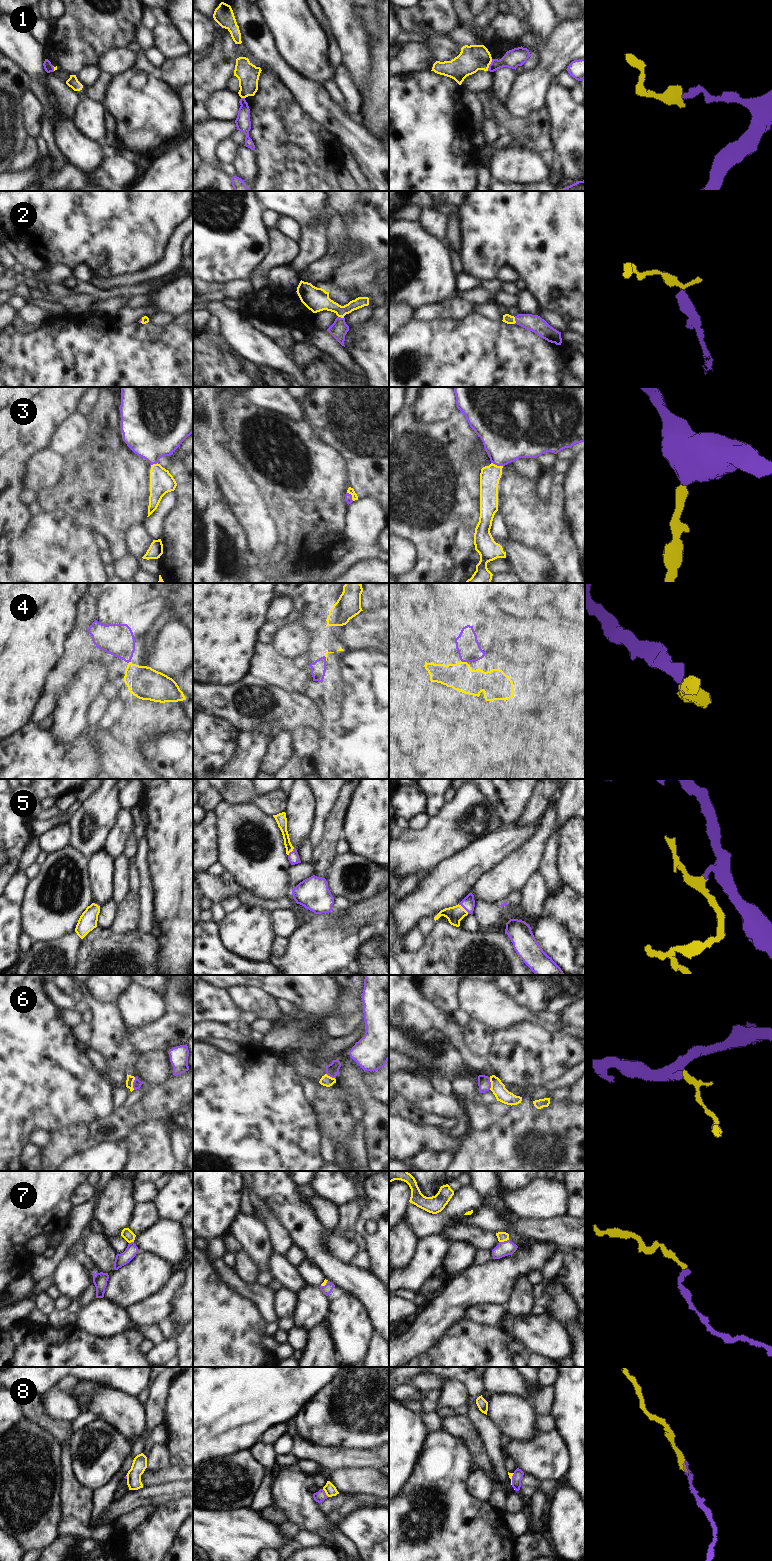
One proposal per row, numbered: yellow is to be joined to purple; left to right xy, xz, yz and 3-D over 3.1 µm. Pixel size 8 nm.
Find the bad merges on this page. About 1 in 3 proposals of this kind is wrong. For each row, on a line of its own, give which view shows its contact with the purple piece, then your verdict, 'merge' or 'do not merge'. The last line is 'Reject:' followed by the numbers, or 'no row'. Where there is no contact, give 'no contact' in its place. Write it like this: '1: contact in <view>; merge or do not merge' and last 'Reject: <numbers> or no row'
1: contact in yz; do not merge
2: contact in xz; merge
3: contact in yz; merge
4: contact in yz; do not merge
5: contact in yz; merge
6: contact in xy; do not merge
7: contact in yz; merge
8: contact in xz; do not merge
Reject: 1, 4, 6, 8

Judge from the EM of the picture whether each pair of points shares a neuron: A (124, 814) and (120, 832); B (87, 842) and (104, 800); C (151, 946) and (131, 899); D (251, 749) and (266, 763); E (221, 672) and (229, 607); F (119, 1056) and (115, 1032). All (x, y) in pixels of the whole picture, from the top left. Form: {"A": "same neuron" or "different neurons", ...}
{"A": "same neuron", "B": "same neuron", "C": "different neurons", "D": "different neurons", "E": "same neuron", "F": "same neuron"}

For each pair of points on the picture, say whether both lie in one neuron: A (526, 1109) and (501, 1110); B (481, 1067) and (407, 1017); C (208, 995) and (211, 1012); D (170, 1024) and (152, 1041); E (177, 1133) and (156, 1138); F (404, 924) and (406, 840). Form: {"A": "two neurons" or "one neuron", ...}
{"A": "two neurons", "B": "one neuron", "C": "one neuron", "D": "one neuron", "E": "two neurons", "F": "two neurons"}

